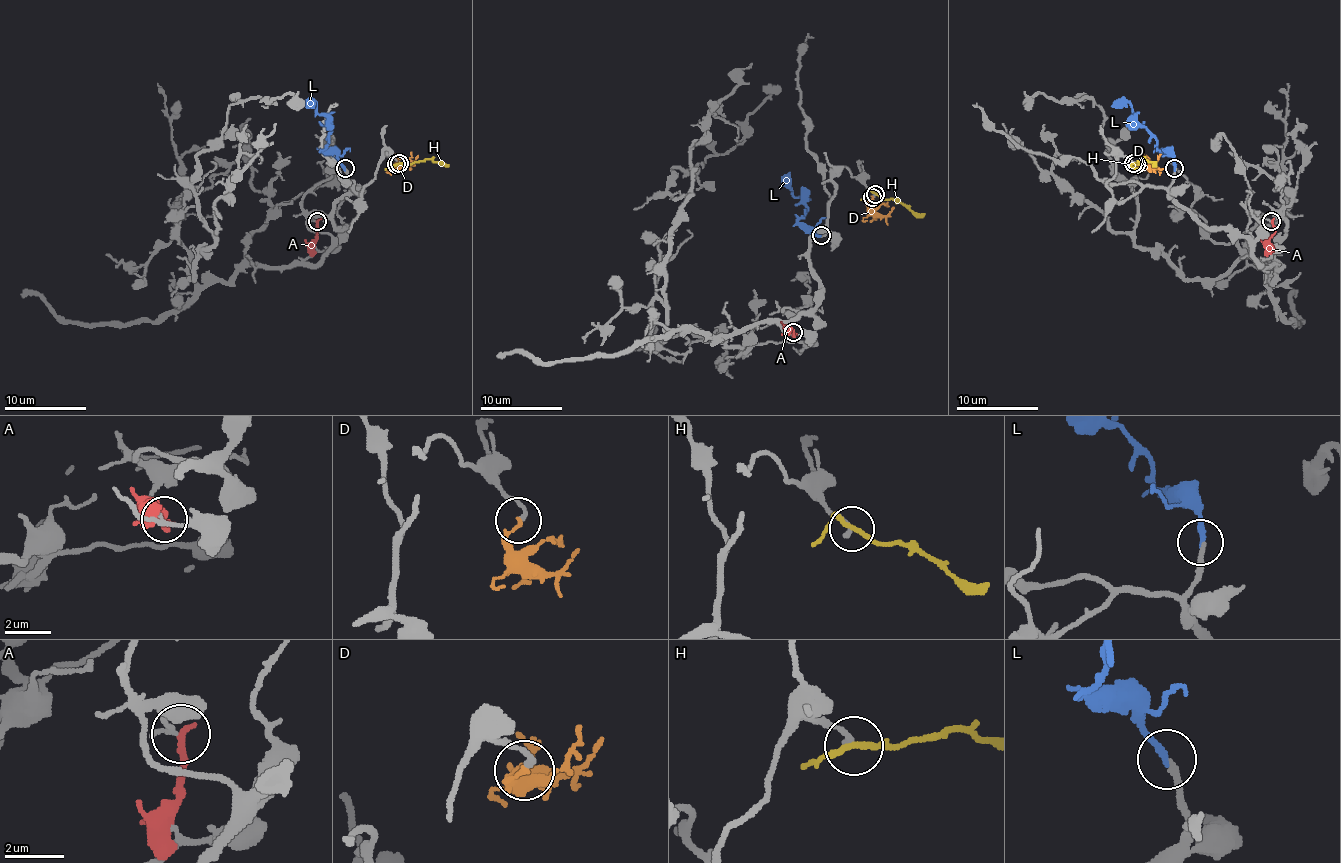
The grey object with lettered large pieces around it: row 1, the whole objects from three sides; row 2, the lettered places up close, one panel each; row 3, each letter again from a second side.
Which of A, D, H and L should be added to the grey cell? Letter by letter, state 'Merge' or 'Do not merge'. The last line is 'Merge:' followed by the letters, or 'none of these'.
A: Do not merge
D: Do not merge
H: Do not merge
L: Merge
Merge: L

